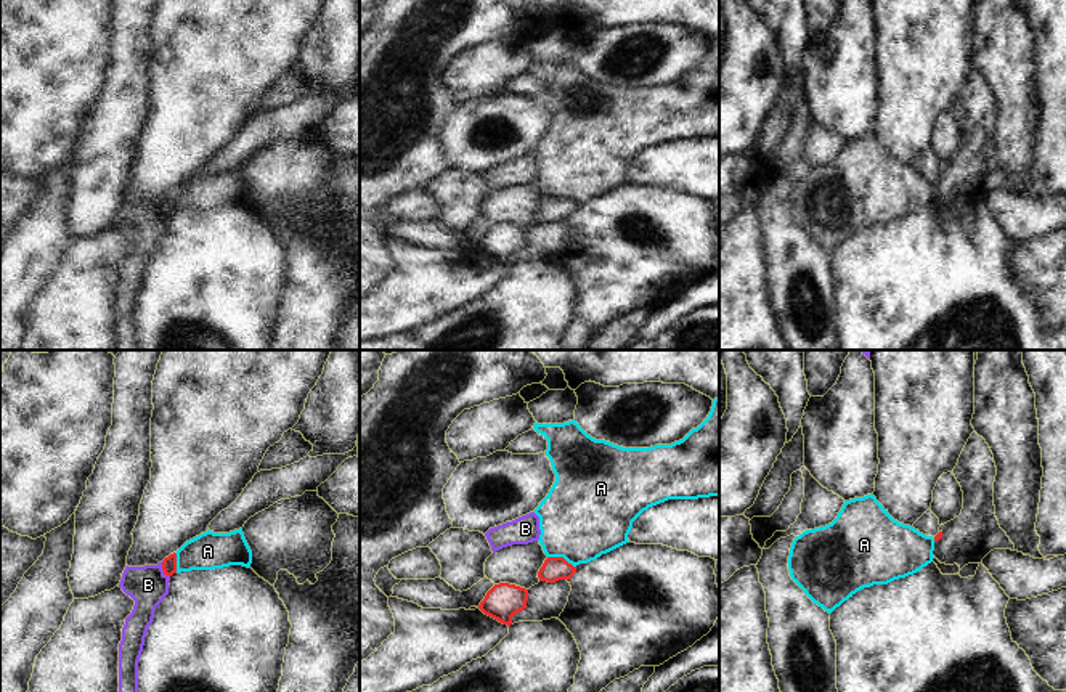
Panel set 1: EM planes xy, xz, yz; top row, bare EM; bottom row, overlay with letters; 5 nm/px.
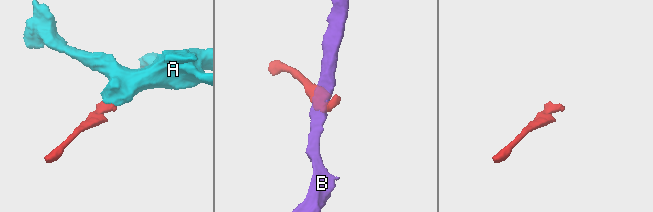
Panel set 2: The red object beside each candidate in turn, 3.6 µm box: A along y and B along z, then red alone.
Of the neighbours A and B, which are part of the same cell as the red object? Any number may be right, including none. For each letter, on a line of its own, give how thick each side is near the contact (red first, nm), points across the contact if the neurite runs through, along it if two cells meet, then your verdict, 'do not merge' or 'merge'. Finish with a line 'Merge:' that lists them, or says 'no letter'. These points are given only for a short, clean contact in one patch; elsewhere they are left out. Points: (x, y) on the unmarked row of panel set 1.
A: 120/440 nm | along xz (548, 196), (562, 196), (575, 207) | do not merge
B: 80/200 nm | along xy (162, 201), (162, 211), (169, 217) | do not merge
Merge: no letter

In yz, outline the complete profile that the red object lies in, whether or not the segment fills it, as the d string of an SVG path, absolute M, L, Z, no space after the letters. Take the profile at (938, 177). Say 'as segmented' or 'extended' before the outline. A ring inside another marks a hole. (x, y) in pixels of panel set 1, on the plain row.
extended | M928 149L912 167L926 177L933 177L934 181L942 178L939 159L931 153L931 149Z

